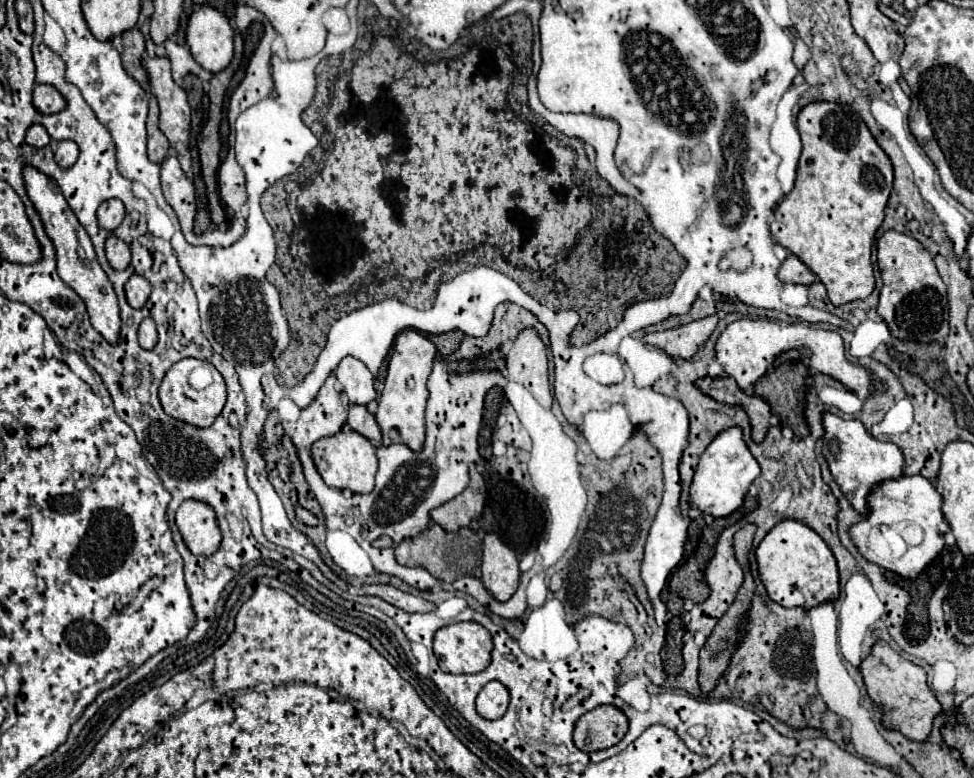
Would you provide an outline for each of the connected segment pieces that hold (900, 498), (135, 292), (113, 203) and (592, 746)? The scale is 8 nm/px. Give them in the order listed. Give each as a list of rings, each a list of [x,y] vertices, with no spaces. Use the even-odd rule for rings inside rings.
[[[903,475],[899,479],[887,479],[881,485],[877,485],[869,495],[867,503],[867,519],[853,525],[849,531],[851,539],[859,547],[859,553],[867,561],[873,561],[883,569],[899,573],[901,577],[915,579],[925,569],[925,565],[933,561],[945,547],[945,533],[949,531],[949,523],[945,521],[941,511],[943,497],[937,493],[929,479],[921,475]],[[901,521],[912,522],[910,524]],[[895,523],[898,523],[898,526],[891,526]],[[877,525],[881,526],[869,533]]]
[[[131,275],[131,279],[125,283],[125,293],[127,293],[127,301],[131,307],[141,309],[145,305],[145,301],[149,299],[151,293],[151,285],[145,277],[141,275]]]
[[[109,199],[109,201],[101,203],[101,207],[97,209],[99,225],[107,231],[117,229],[121,225],[123,217],[125,217],[125,205],[119,199]]]
[[[599,705],[577,721],[573,741],[583,751],[609,749],[625,737],[627,729],[629,721],[619,707]]]

